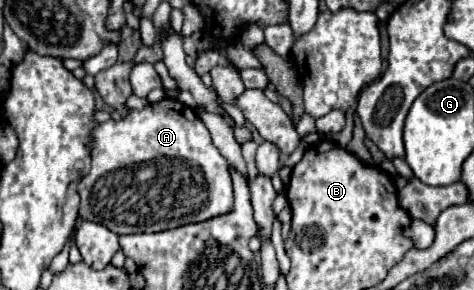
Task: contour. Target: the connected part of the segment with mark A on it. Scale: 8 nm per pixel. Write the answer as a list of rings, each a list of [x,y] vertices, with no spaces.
[[[162,98],[156,104],[148,104],[142,110],[132,110],[126,118],[122,120],[108,120],[104,124],[98,124],[98,128],[92,132],[92,170],[80,180],[78,184],[78,194],[82,198],[80,202],[80,216],[84,220],[92,220],[98,224],[104,224],[106,228],[110,228],[116,234],[136,234],[136,232],[162,232],[168,228],[176,228],[180,224],[190,224],[196,220],[208,220],[208,216],[218,216],[220,212],[228,212],[228,208],[232,208],[232,180],[228,174],[228,162],[224,160],[224,156],[220,156],[220,150],[212,144],[210,132],[208,128],[202,124],[202,120],[196,116],[196,112],[188,106],[184,106],[180,100],[176,98]]]

